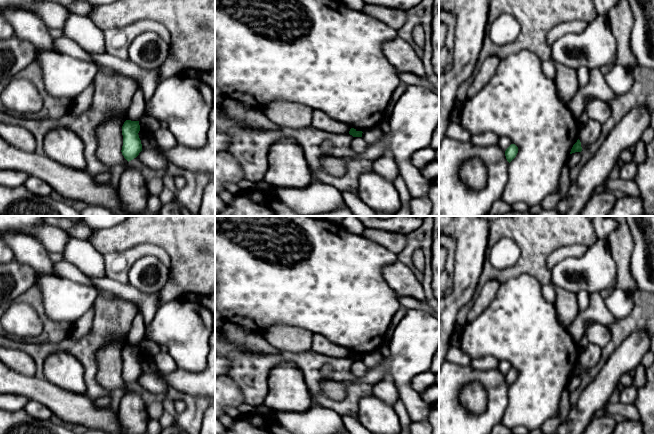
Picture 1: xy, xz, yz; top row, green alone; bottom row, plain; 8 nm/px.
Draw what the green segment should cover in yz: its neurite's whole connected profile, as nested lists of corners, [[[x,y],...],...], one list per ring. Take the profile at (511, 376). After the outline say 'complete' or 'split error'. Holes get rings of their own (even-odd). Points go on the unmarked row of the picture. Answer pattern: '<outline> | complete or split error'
[[[511,368],[505,375],[507,385],[510,387],[517,379],[518,371],[515,368]]] | complete

